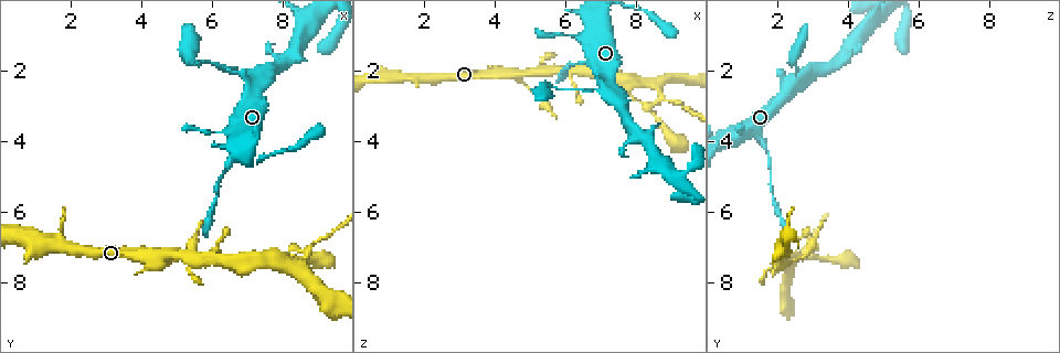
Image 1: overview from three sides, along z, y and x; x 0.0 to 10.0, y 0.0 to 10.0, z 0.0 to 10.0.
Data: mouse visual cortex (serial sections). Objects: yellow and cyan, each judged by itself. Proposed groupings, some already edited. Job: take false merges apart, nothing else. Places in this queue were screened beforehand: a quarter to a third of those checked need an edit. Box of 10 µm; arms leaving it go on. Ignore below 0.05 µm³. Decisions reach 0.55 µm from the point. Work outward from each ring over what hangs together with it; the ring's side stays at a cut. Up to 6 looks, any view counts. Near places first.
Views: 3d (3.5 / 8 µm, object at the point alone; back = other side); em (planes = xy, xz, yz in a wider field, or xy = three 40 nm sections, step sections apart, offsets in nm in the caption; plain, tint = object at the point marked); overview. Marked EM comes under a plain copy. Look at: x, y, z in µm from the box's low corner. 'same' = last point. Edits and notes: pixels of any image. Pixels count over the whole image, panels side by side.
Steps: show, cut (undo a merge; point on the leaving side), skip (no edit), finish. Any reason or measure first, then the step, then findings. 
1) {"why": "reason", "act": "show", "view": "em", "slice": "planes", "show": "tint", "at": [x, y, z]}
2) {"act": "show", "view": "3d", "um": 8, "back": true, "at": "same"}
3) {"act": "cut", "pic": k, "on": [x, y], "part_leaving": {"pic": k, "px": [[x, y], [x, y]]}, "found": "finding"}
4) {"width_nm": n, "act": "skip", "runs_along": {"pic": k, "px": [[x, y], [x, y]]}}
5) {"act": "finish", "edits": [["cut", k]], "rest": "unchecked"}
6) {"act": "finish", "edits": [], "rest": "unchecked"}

{"why": "abrupt turn", "act": "show", "view": "3d", "um": 3.5, "at": [6.80, 2.10, 2.55]}

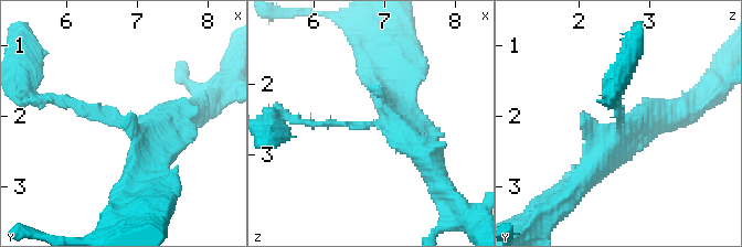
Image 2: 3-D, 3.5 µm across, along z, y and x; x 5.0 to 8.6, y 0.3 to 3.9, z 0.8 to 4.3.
{"arm_widths_nm": [100, 300], "why": "shape alone is not enough", "act": "show", "view": "em", "slice": "planes", "show": "tint", "at": [6.75, 2.05, 2.60]}

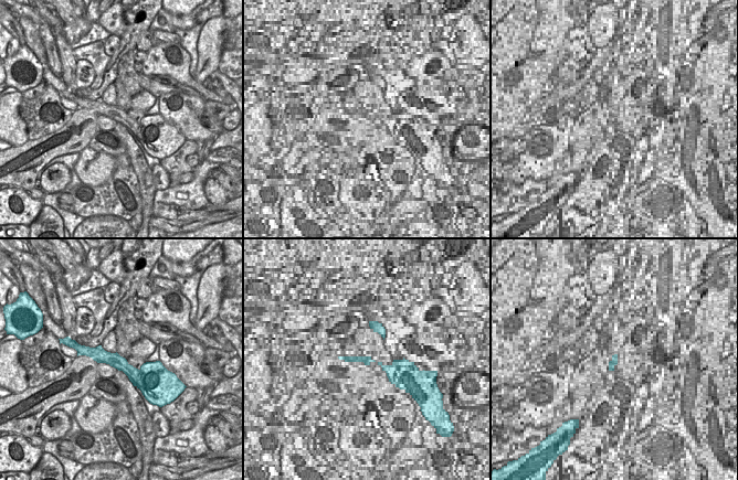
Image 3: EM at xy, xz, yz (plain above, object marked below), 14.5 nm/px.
{"why": "cut it another way", "act": "show", "view": "em", "slice": "xy", "step": 2, "show": "tint", "at": "same"}

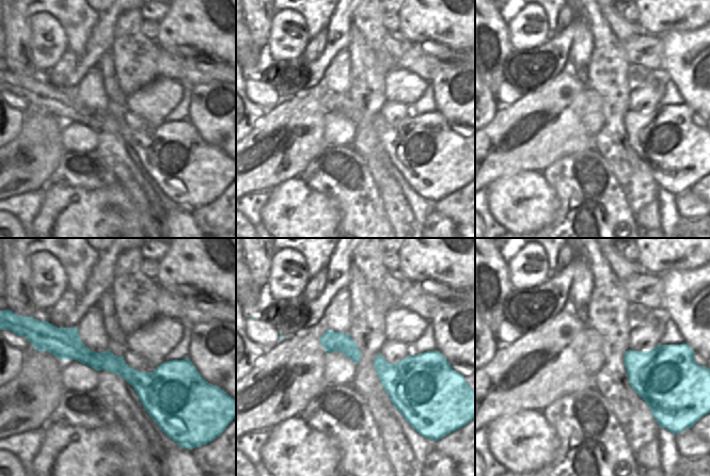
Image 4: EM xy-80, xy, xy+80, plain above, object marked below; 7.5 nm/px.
{"width_nm": 150, "act": "skip", "runs_along": {"pic": 4, "px": [[47, 348], [137, 379], [186, 367]]}, "found": "continuous, no second cell"}

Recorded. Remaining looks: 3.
{"why": "calibre changes", "act": "show", "view": "3d", "um": 8, "at": [4.50, 7.25, 2.10]}

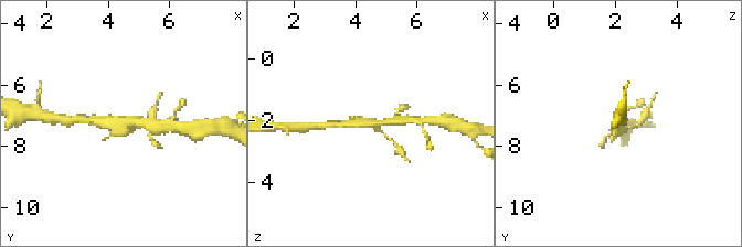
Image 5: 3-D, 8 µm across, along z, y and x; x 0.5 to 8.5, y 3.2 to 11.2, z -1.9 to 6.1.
{"why": "now the EM", "act": "show", "view": "em", "slice": "xy", "step": 5, "show": "tint", "at": "same"}

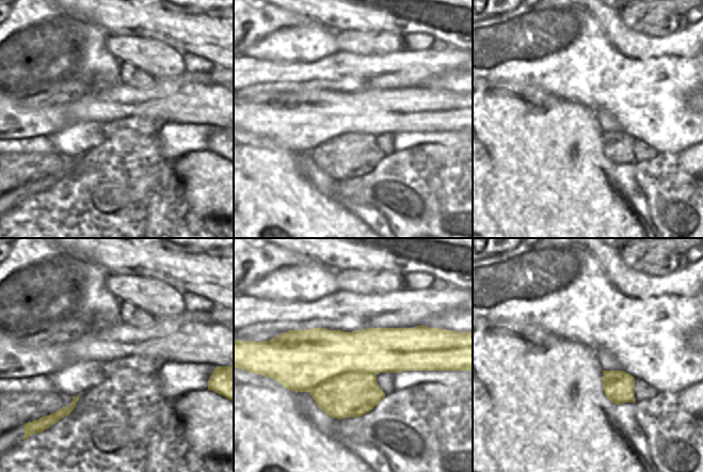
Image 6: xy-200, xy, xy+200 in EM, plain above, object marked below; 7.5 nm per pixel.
{"act": "cut", "pic": 5, "on": [151, 114], "part_leaving": {"pic": 5, "px": [[374, 127], [394, 141], [401, 152]]}, "found": "two cells meet here"}

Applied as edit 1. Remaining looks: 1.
{"act": "finish", "edits": [["cut", 5]], "rest": "unchecked"}

